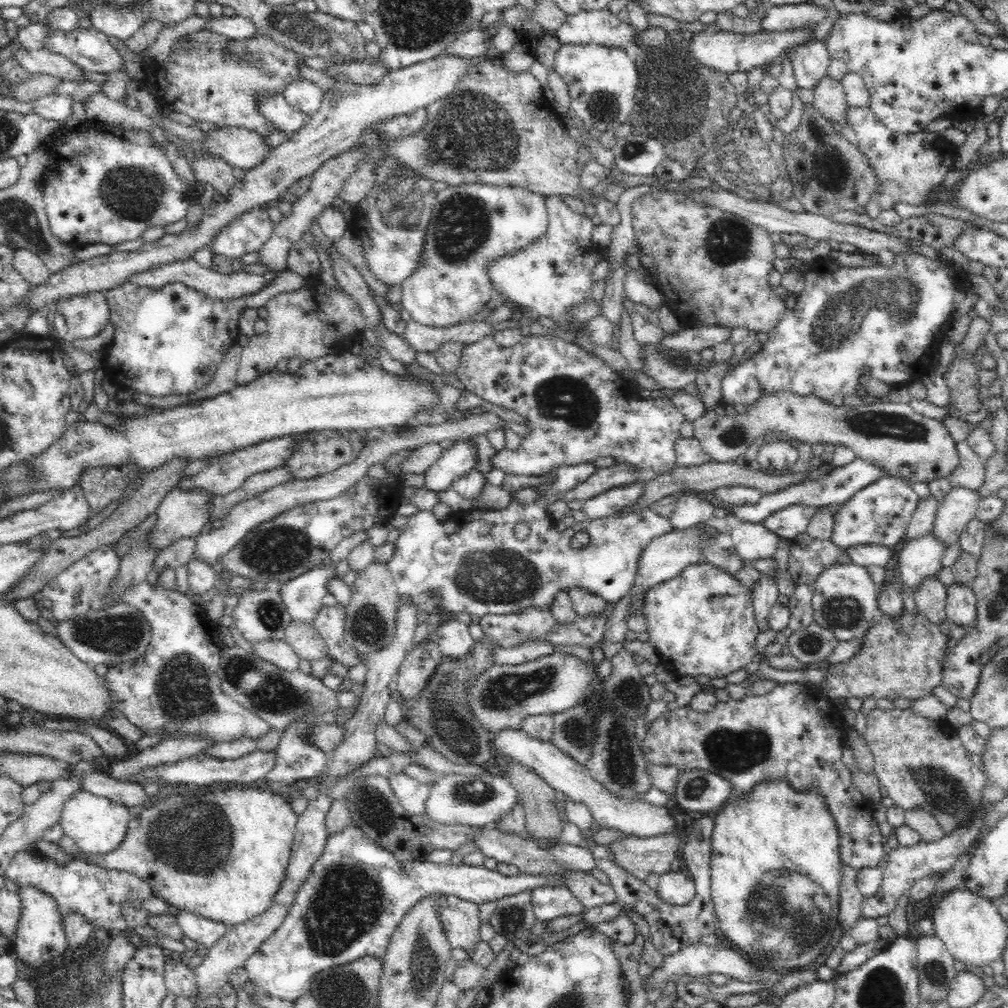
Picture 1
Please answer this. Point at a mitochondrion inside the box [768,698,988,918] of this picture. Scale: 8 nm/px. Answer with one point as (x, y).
(947, 794)

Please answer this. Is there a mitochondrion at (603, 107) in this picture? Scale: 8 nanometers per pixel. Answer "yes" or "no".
yes

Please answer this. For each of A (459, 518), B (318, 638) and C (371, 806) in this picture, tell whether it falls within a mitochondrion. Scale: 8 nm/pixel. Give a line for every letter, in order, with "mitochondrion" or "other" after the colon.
A: other
B: other
C: mitochondrion

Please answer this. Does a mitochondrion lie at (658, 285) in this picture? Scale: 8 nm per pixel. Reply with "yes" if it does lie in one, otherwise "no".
no

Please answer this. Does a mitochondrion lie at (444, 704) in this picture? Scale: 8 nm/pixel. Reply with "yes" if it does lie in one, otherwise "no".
yes

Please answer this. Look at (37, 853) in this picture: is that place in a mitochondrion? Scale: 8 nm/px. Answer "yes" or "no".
no

